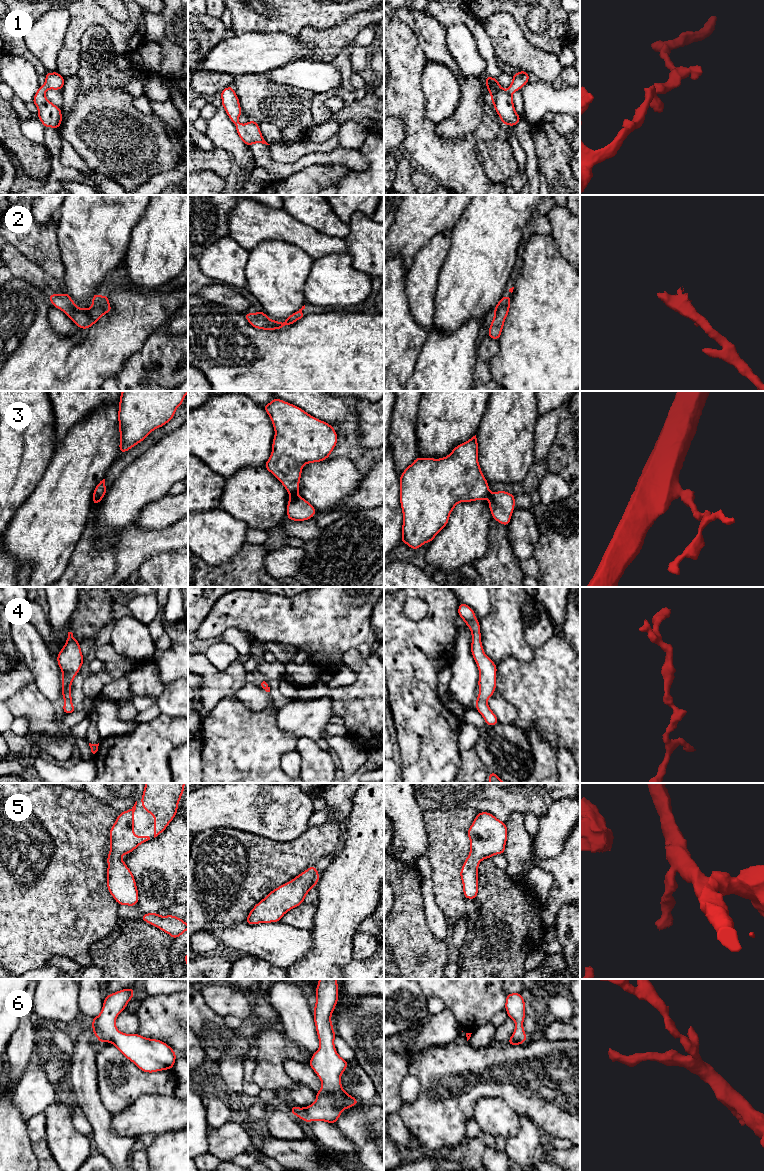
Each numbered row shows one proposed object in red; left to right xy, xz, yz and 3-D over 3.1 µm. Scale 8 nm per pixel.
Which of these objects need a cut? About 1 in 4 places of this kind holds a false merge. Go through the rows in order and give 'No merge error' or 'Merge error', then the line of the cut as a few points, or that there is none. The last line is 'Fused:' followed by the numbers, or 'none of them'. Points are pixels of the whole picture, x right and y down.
1: No merge error. No split
2: No merge error. No split
3: Merge error. Split along xz (297, 494), (291, 497)
4: No merge error. No split
5: No merge error. No split
6: No merge error. No split
Fused: 3

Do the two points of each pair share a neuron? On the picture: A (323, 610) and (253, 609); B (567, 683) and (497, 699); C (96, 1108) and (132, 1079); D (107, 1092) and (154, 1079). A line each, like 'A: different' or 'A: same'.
A: same
B: different
C: different
D: same

